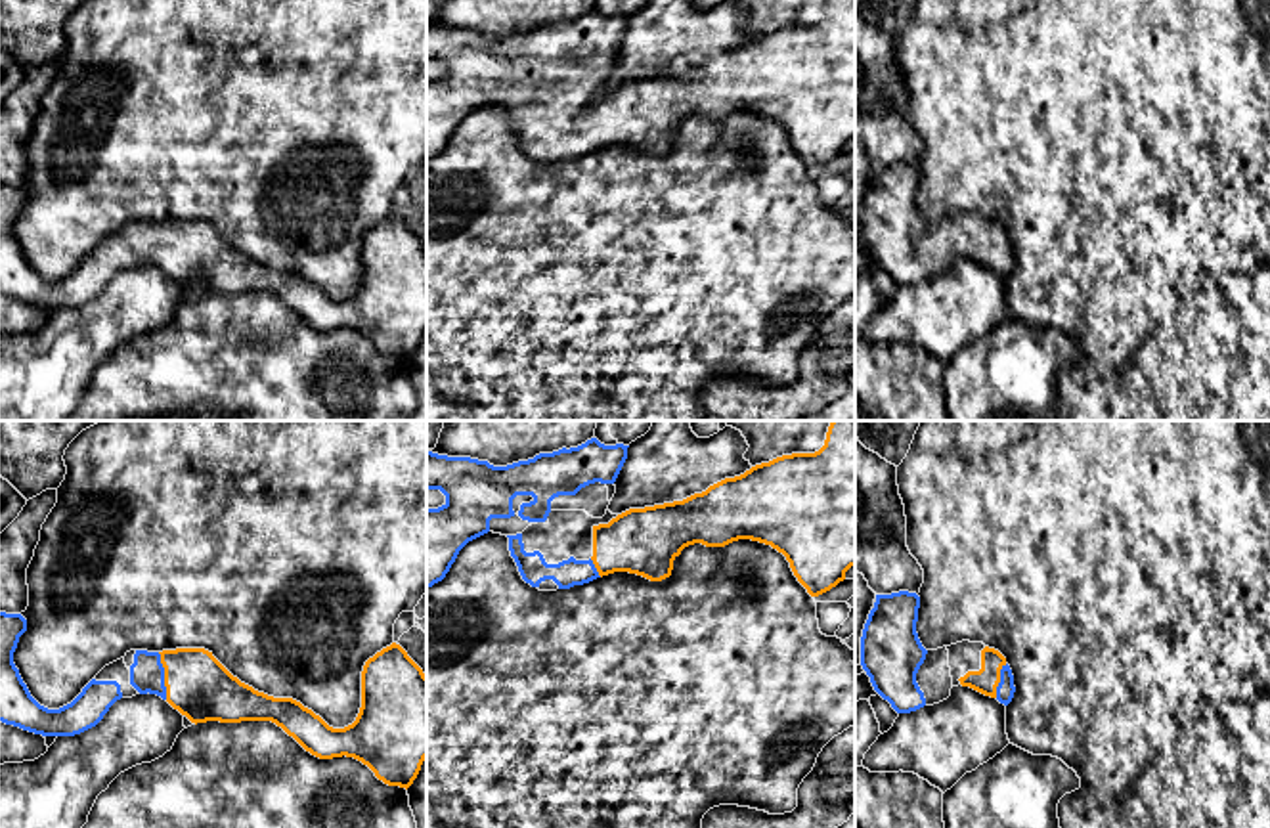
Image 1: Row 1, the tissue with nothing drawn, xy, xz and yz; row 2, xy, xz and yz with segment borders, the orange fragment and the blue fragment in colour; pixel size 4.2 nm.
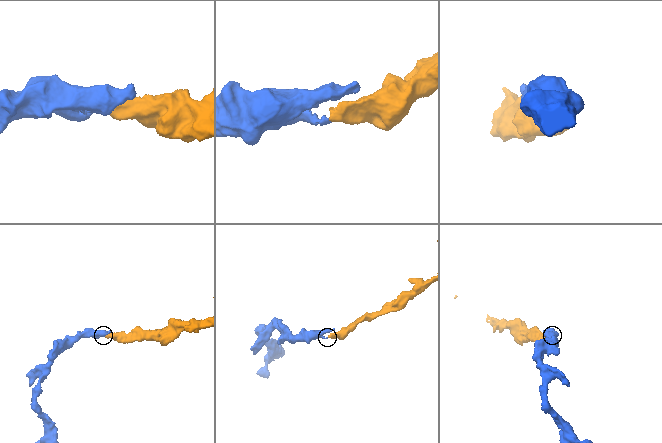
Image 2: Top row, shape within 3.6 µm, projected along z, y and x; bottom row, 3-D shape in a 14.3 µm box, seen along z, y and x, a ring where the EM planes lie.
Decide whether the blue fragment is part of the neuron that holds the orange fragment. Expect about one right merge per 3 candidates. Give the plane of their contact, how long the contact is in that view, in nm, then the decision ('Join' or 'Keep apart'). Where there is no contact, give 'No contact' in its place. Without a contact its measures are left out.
Touches orange in xy. Shared border 200 nm. Join

